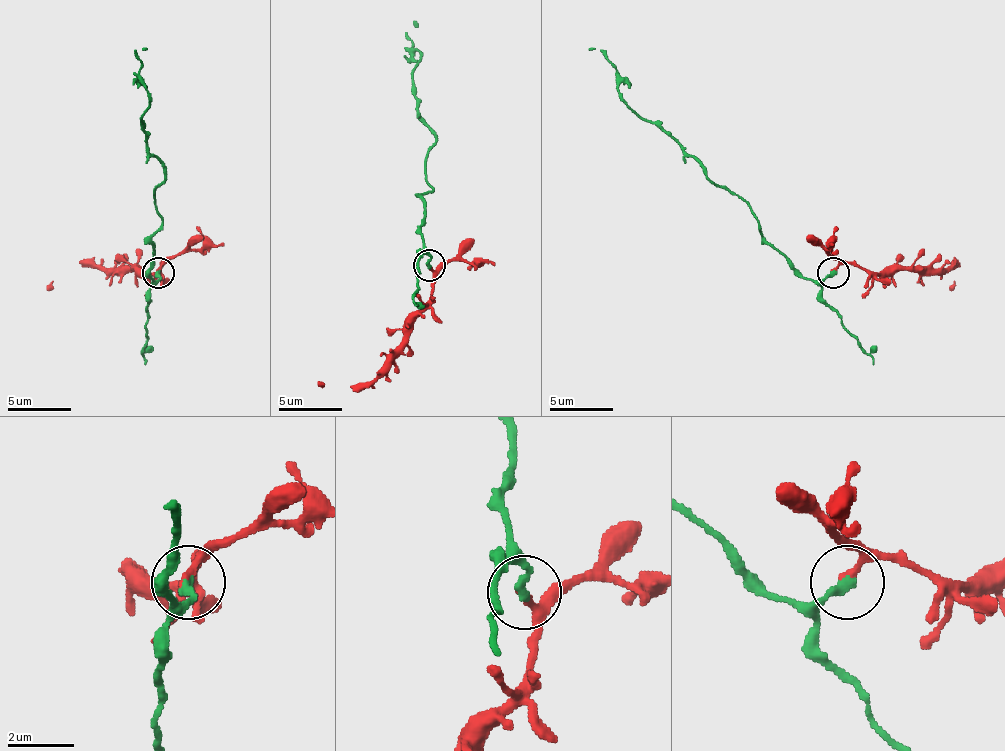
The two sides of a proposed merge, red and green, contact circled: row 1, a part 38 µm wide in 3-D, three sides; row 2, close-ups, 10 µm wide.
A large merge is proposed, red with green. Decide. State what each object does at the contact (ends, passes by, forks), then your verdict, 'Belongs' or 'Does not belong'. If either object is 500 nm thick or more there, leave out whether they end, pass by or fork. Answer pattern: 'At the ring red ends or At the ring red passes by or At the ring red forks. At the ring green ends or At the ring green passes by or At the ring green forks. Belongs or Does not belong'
At the ring red ends. At the ring green ends. Does not belong

